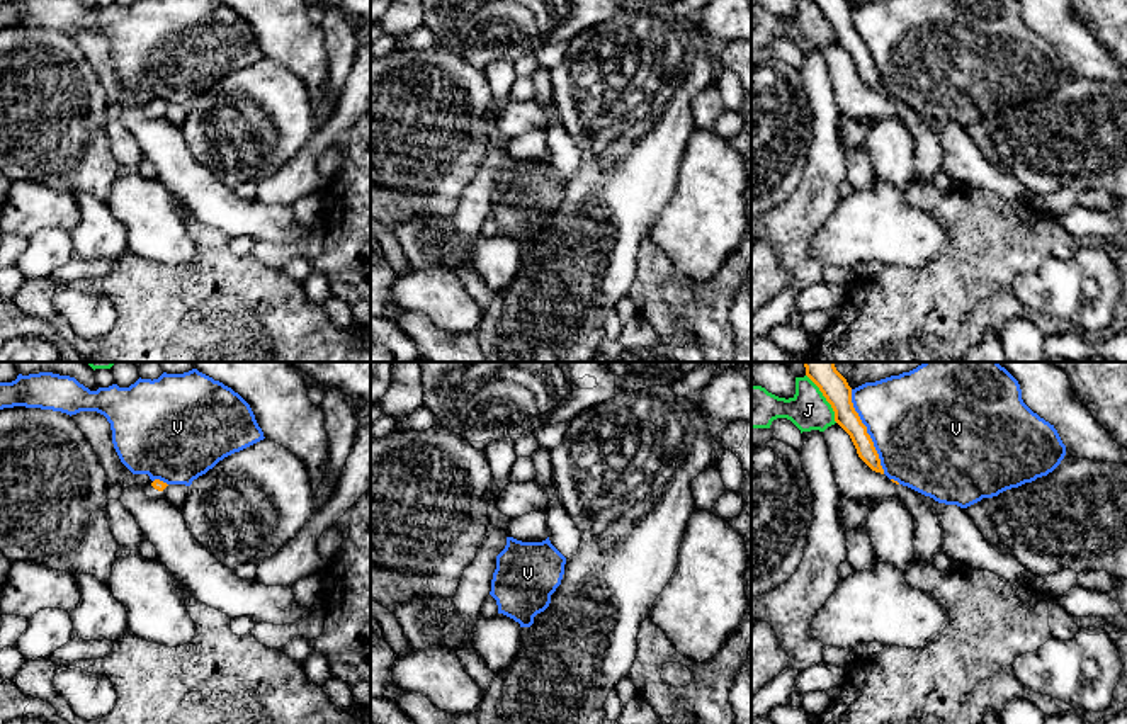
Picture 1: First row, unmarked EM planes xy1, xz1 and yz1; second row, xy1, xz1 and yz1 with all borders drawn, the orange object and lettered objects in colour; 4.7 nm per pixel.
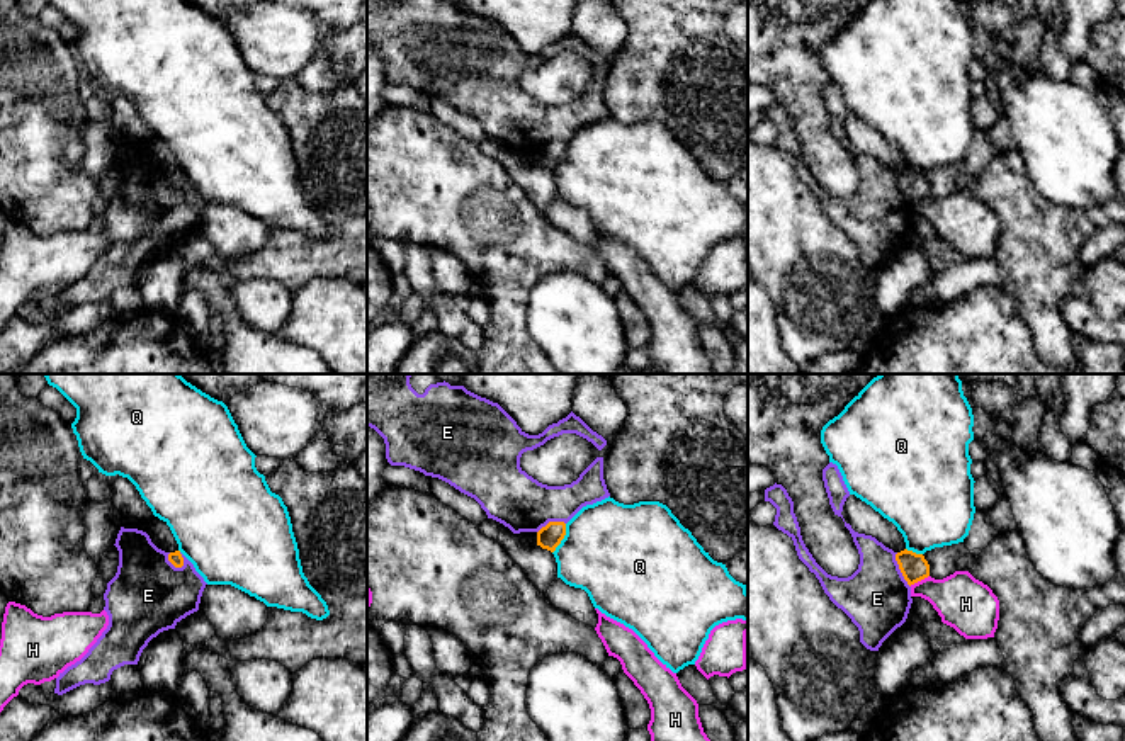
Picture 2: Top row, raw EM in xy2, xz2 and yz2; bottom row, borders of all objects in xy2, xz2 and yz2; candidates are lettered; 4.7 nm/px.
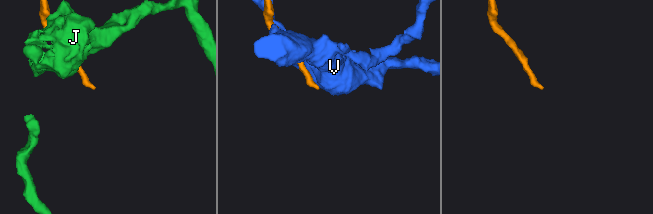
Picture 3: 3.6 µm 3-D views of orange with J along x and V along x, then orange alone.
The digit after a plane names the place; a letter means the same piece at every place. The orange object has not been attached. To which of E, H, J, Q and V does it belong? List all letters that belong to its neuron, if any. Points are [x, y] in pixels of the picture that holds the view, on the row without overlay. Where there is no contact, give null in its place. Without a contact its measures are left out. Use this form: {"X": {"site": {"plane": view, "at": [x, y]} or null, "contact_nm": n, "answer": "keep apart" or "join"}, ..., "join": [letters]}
{"E": {"site": {"plane": "xy2", "at": [174, 184]}, "contact_nm": 100, "answer": "keep apart"}, "H": {"site": {"plane": "yz2", "at": [918, 199]}, "contact_nm": 110, "answer": "keep apart"}, "J": {"site": {"plane": "yz1", "at": [826, 19]}, "contact_nm": 240, "answer": "keep apart"}, "Q": {"site": {"plane": "xz2", "at": [563, 157]}, "contact_nm": 160, "answer": "keep apart"}, "V": {"site": {"plane": "yz1", "at": [866, 51]}, "contact_nm": 440, "answer": "keep apart"}, "join": []}

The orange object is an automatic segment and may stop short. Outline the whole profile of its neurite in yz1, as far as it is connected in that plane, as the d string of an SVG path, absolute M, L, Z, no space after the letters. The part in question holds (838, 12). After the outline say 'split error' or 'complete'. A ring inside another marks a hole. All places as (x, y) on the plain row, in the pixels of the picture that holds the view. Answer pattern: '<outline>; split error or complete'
M813 0L835 31L835 41L850 54L858 76L875 92L884 93L879 73L867 46L852 22L852 7L847 0Z; complete

